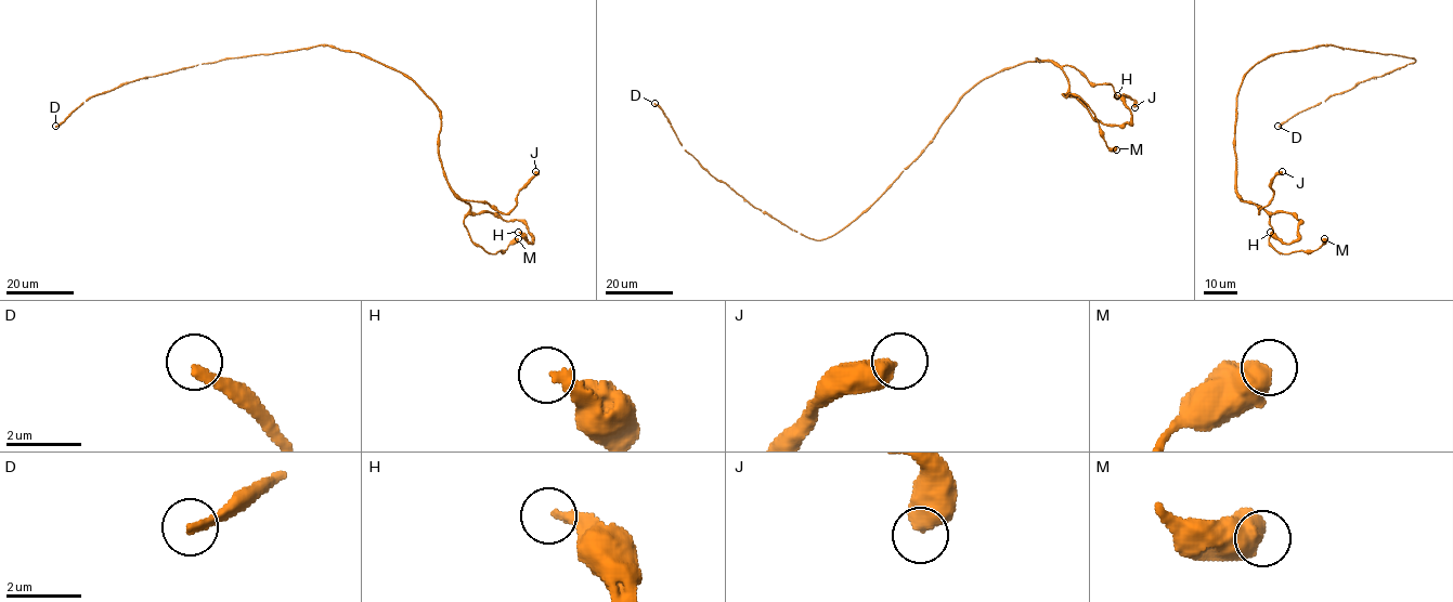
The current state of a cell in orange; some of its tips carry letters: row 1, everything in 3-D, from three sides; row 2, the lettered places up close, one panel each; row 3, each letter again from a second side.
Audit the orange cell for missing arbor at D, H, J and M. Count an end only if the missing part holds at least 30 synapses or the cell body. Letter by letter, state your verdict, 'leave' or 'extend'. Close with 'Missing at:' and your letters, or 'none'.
D: extend
H: leave
J: leave
M: leave
Missing at: D

